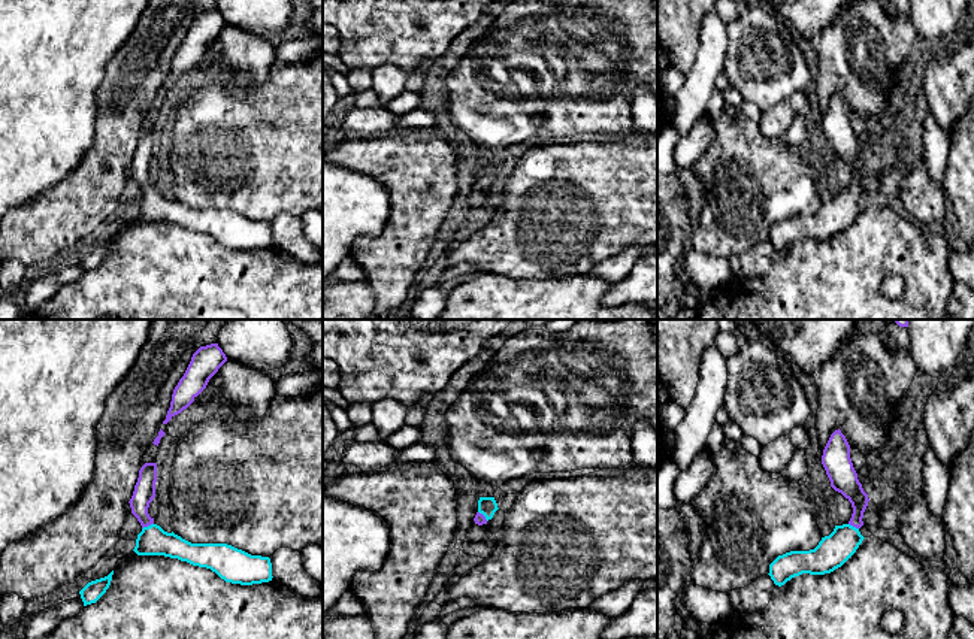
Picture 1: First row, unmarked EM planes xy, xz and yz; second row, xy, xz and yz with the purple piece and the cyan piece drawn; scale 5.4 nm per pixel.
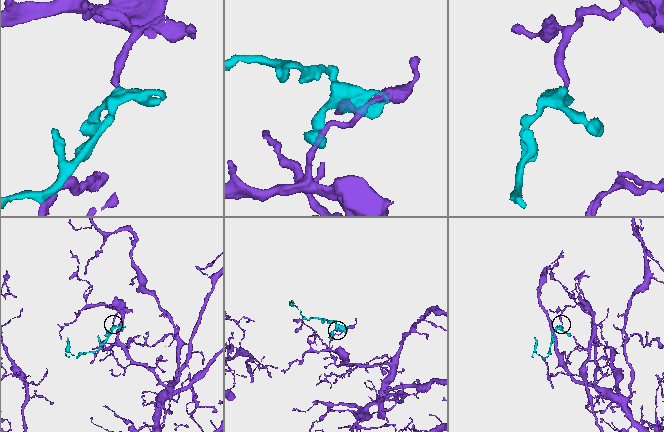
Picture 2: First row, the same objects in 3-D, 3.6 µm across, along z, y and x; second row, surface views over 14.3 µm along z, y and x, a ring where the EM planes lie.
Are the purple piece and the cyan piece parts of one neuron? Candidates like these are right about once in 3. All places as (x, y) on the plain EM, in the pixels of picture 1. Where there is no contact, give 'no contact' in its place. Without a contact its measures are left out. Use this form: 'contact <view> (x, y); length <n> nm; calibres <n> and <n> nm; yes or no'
contact xy (147, 191); length 70 nm; calibres 120 and 160 nm; yes

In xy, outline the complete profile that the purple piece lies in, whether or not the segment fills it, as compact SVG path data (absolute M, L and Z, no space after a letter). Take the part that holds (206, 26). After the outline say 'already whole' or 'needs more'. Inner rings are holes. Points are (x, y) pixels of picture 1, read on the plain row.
M218 9L200 12L193 19L184 42L173 55L170 73L163 90L167 90L175 81L187 75L226 27L227 22Z; already whole

